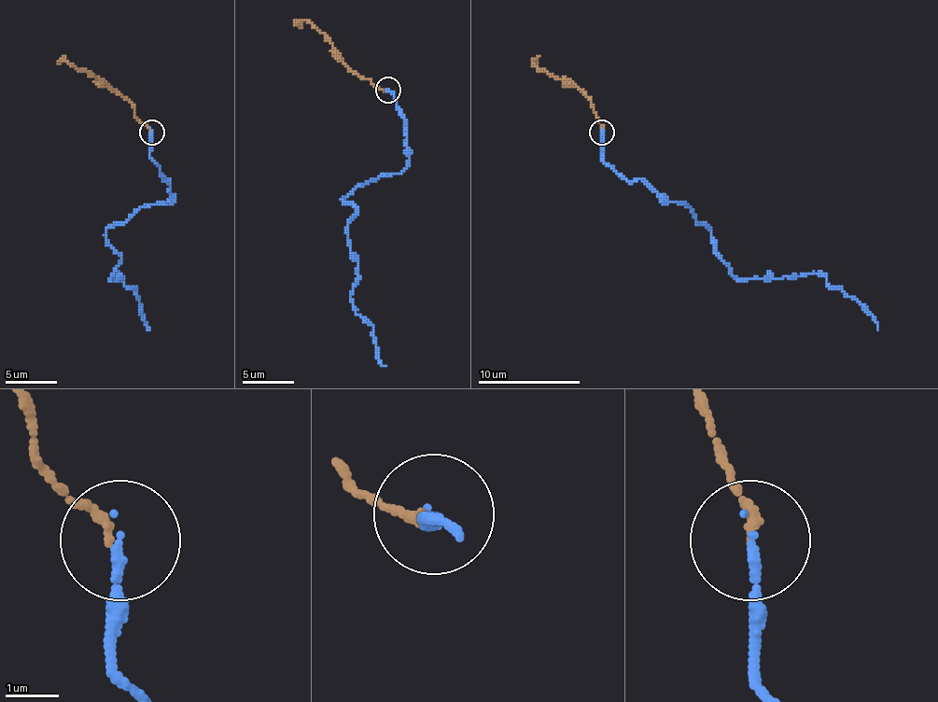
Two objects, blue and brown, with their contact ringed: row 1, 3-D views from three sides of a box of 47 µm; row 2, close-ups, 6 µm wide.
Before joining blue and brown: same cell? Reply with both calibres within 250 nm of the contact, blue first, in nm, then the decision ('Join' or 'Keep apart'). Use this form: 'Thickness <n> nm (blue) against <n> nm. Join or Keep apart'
Thickness 180 nm (blue) against 170 nm. Keep apart

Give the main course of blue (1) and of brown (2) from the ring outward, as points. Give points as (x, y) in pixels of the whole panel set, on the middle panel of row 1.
1: (388, 89), (409, 163), (342, 199), (357, 209), (348, 222), (353, 309), (386, 366)
2: (386, 89), (363, 78), (309, 22), (299, 20), (294, 25)

